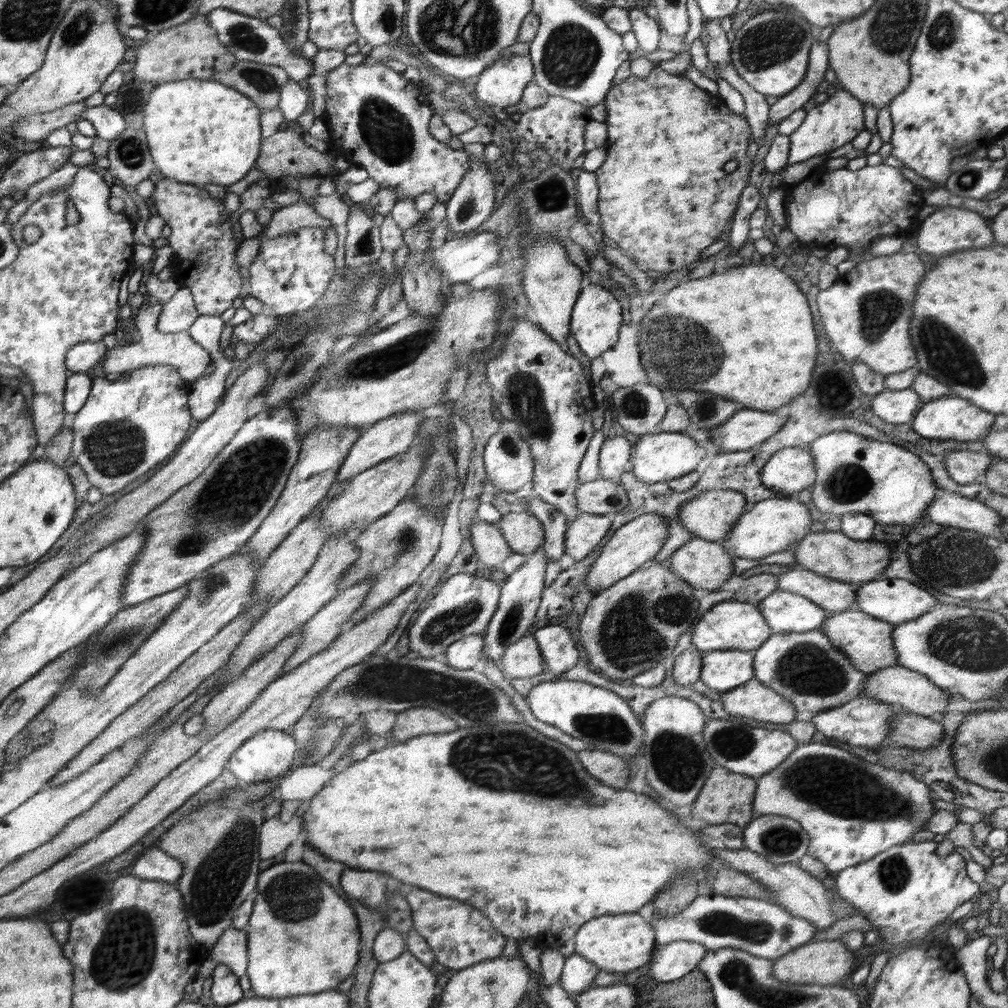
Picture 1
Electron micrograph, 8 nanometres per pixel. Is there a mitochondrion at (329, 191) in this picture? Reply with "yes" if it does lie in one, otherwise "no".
no

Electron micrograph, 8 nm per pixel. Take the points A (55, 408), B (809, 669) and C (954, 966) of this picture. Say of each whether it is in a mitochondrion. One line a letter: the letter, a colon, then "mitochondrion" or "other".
A: other
B: mitochondrion
C: other

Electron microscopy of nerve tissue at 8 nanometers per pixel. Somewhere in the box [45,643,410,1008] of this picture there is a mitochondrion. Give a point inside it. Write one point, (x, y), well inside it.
(218, 880)

